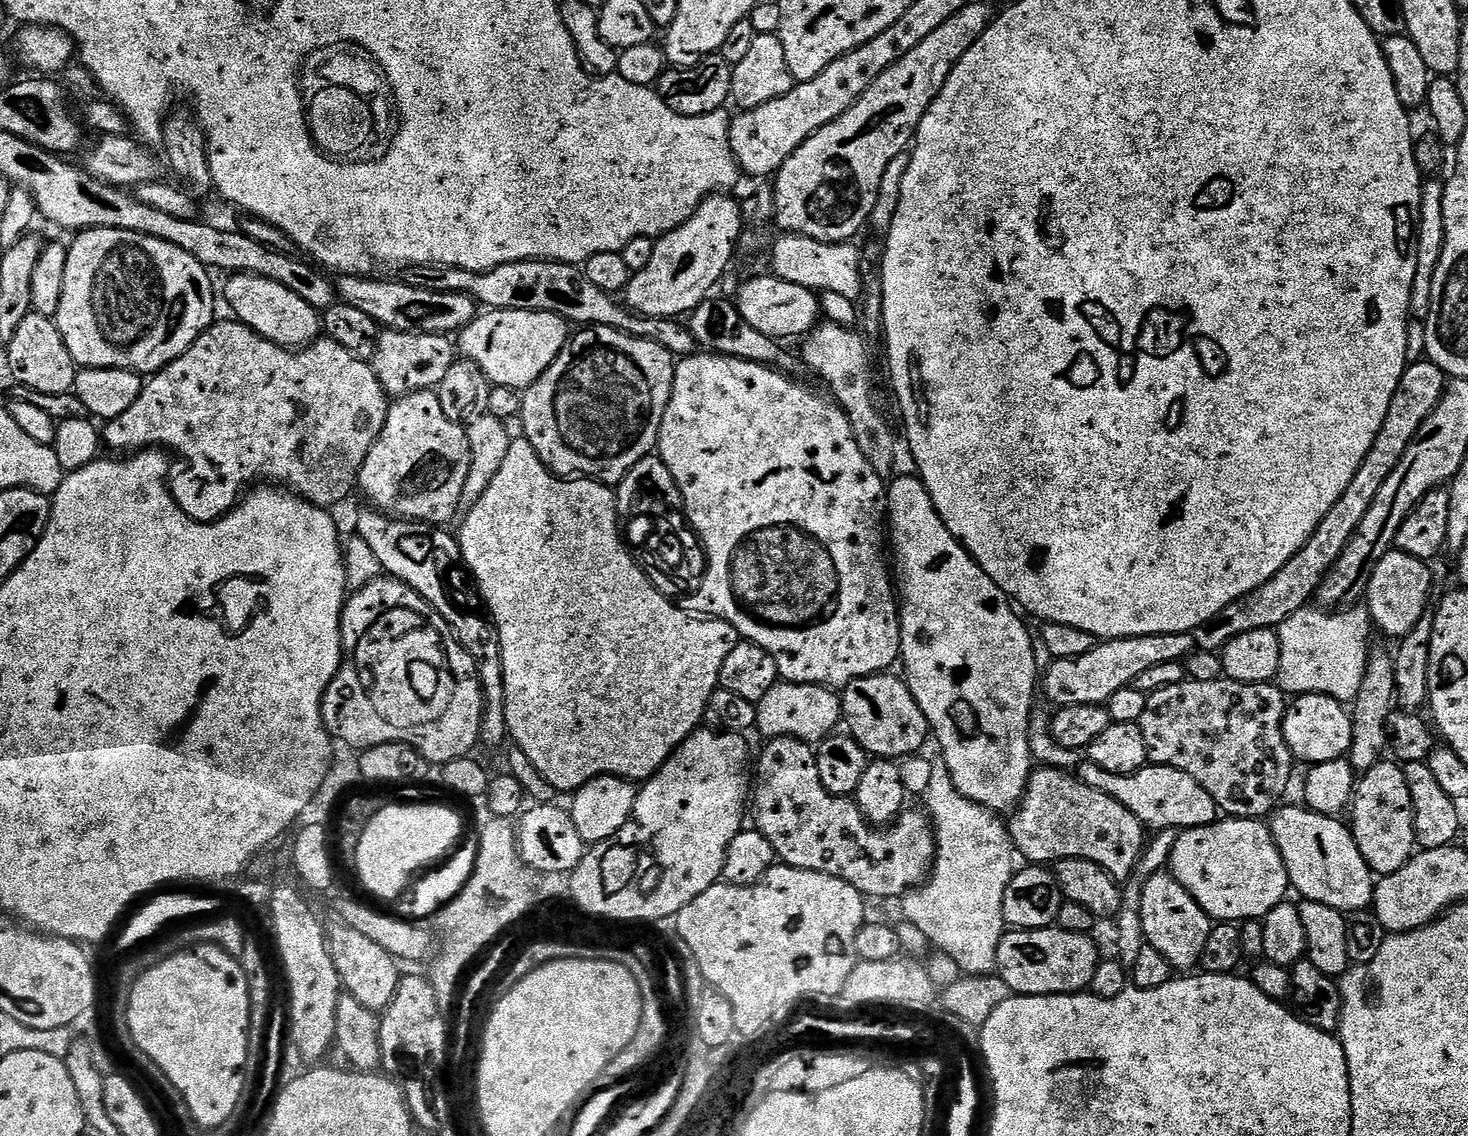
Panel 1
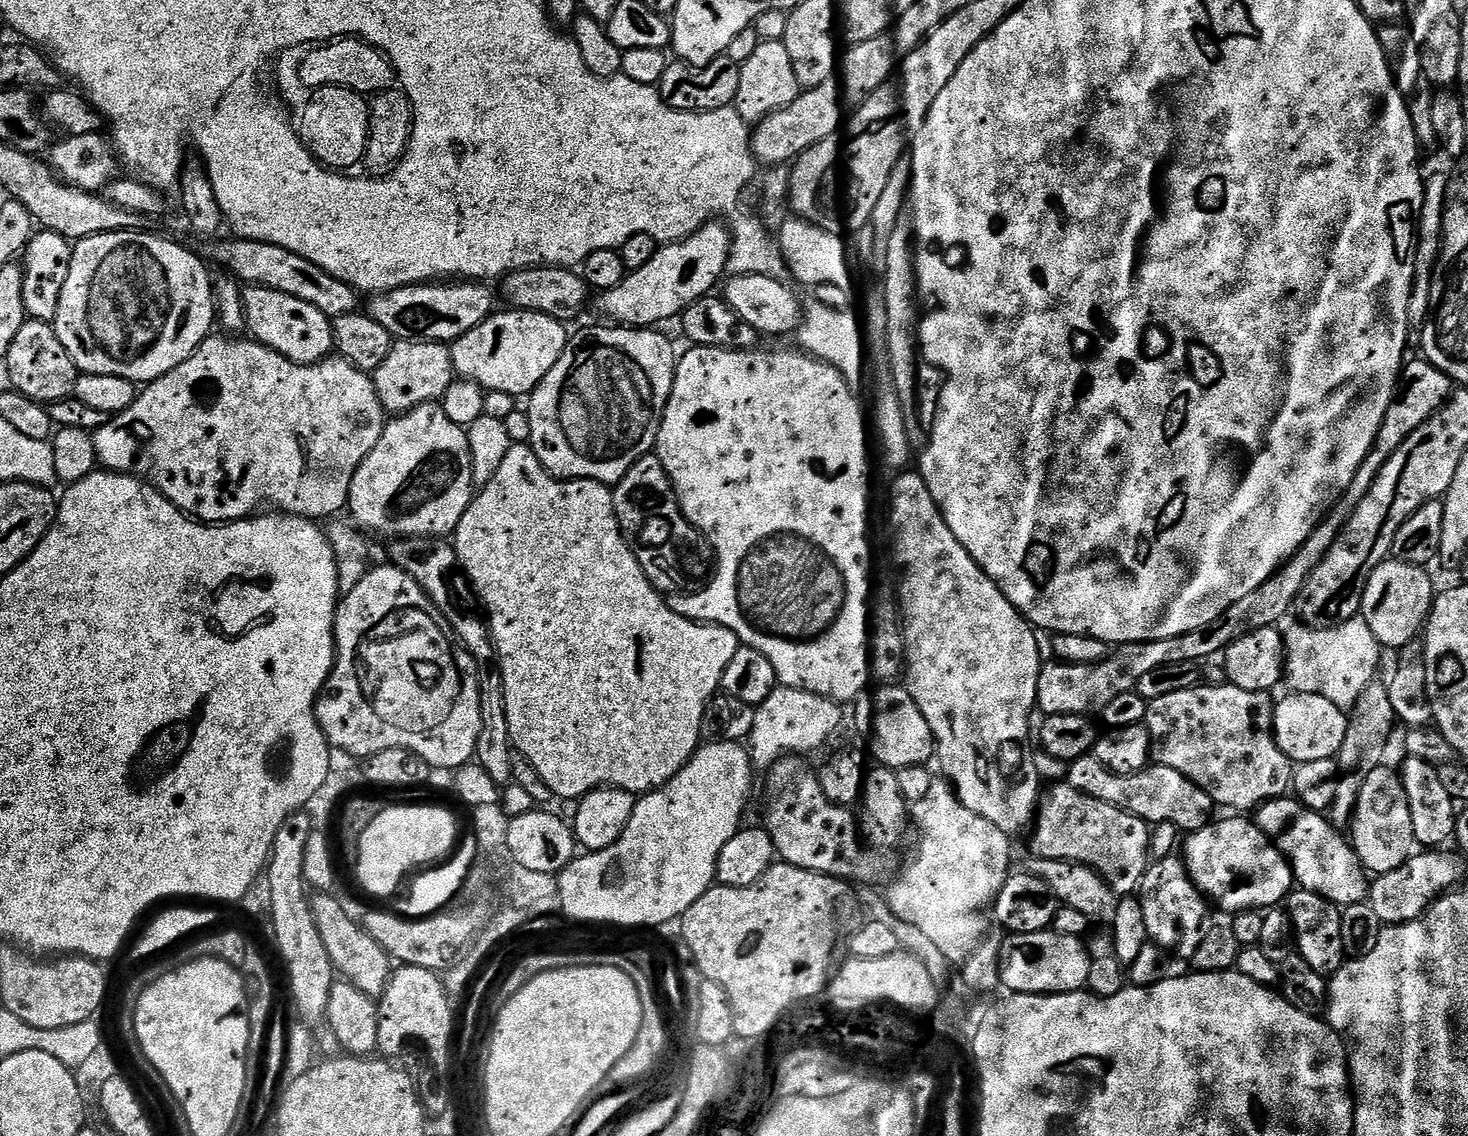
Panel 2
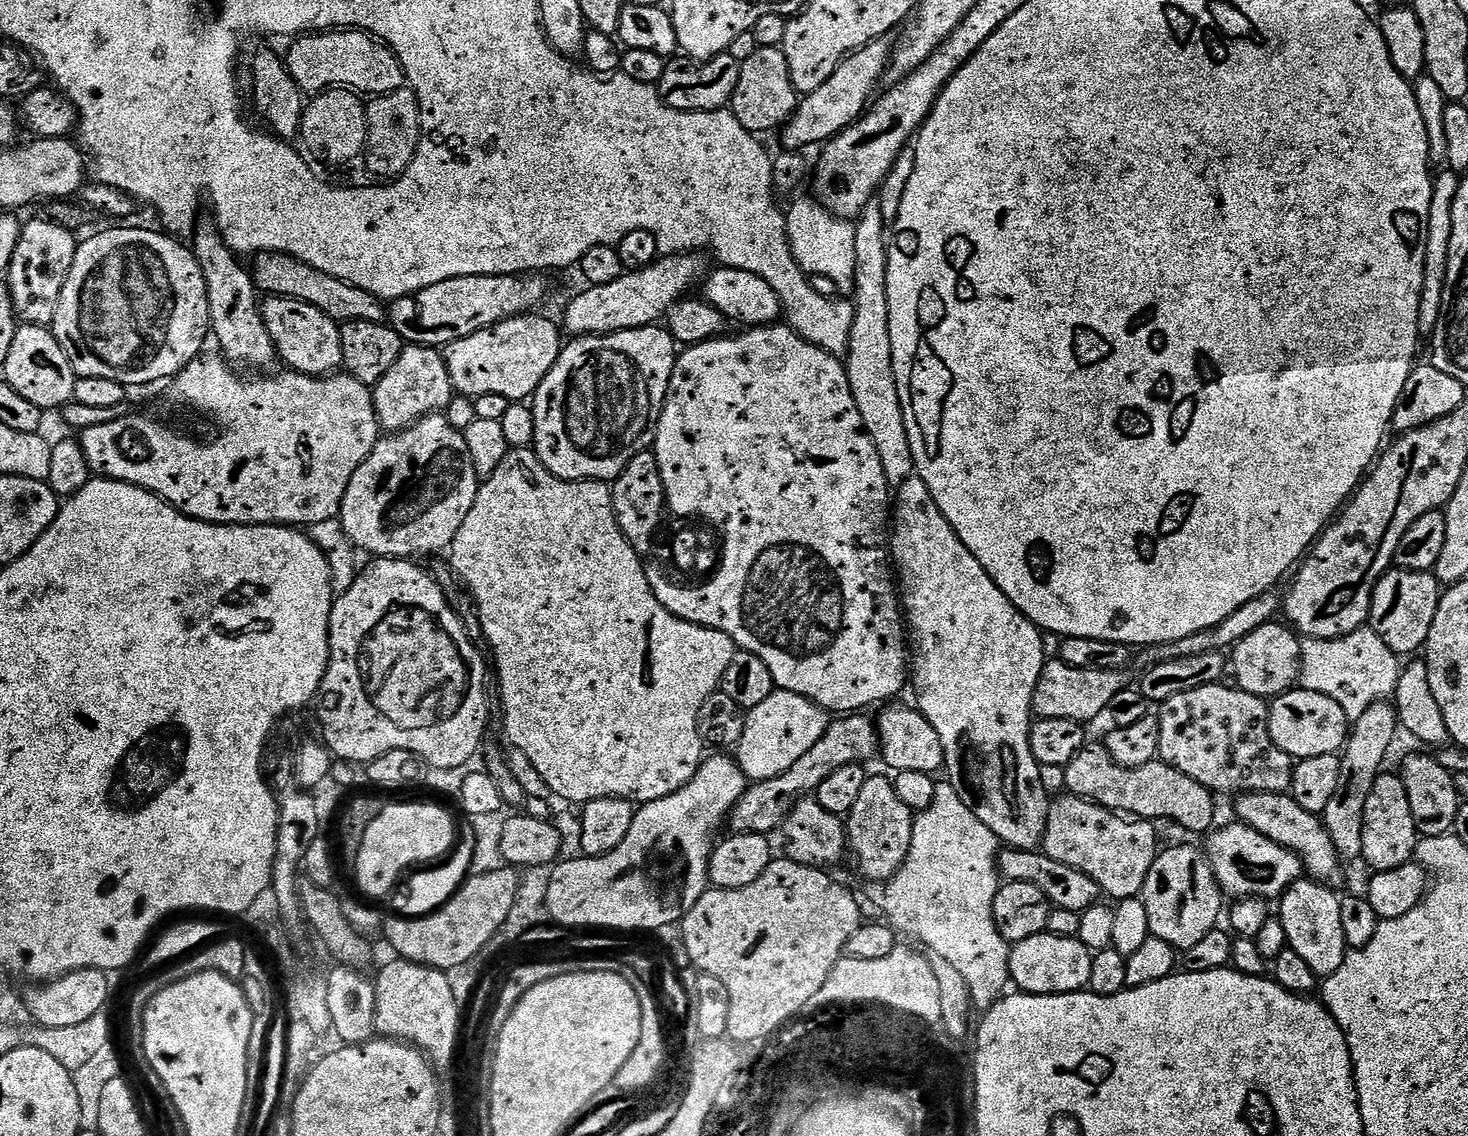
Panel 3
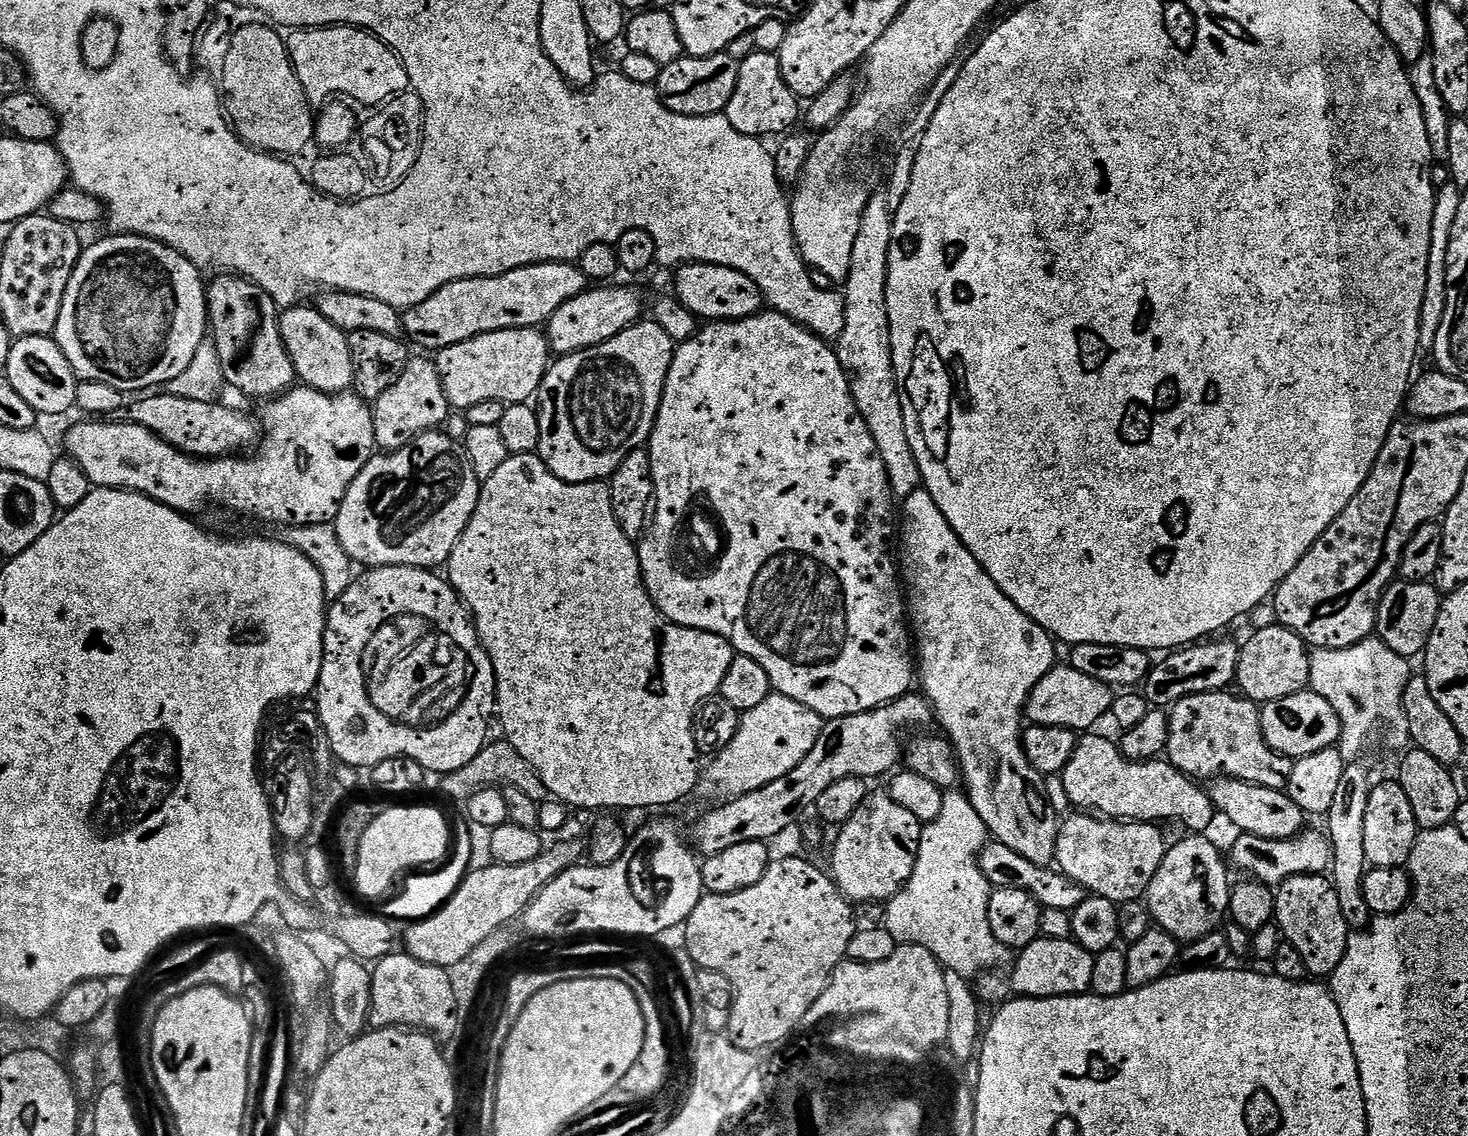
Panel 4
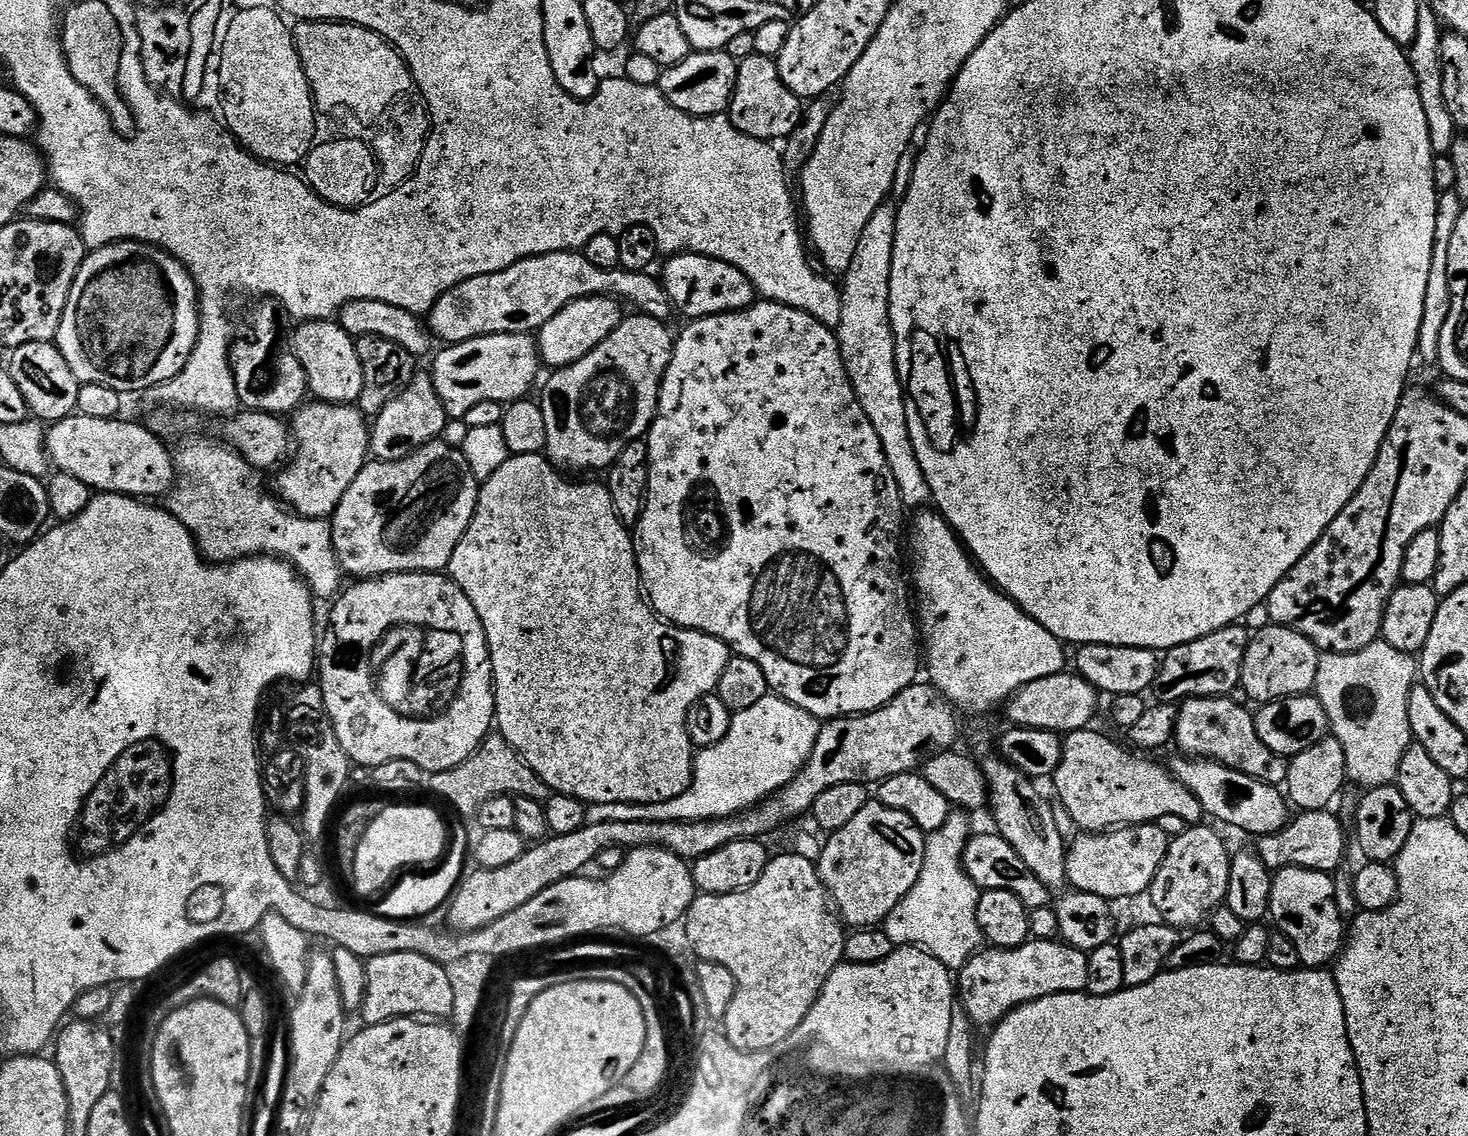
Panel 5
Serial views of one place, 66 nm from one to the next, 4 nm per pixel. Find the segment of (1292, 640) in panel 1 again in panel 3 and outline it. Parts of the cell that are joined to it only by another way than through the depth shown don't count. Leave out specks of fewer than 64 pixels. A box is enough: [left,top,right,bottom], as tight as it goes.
[1298,626,1401,722]

